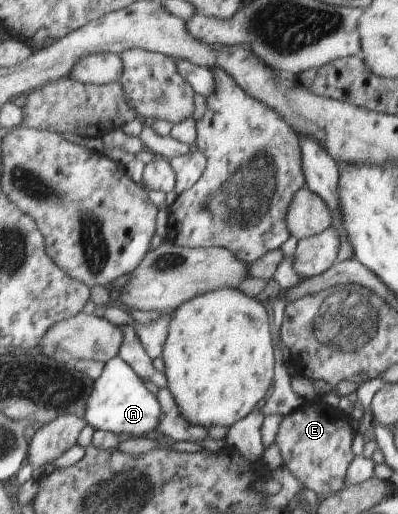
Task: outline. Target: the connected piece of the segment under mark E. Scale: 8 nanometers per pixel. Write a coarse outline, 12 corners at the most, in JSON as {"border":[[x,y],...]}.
{"border":[[322,401],[282,416],[282,466],[315,495],[342,489],[352,429]]}

